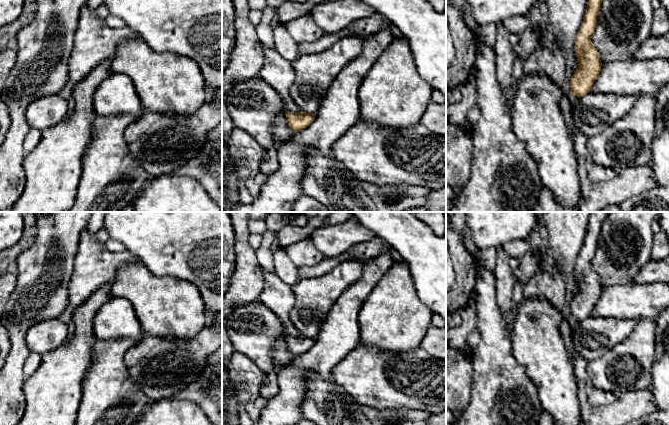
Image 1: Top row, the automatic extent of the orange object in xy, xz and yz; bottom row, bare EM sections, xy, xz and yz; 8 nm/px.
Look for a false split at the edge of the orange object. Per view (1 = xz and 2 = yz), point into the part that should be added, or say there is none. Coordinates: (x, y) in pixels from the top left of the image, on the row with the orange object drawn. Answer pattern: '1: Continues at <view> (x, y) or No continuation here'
1: No continuation here
2: Continues at yz (573, 99)

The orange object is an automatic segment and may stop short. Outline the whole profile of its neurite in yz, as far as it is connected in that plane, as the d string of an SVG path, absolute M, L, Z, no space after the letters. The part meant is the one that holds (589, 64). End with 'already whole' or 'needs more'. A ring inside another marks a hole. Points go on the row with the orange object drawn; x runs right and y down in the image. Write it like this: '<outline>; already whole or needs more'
M588 0L581 28L576 35L574 48L578 68L570 79L570 94L568 96L572 109L581 97L590 92L601 71L602 62L591 38L597 26L597 17L602 1Z; needs more

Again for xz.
M285 111L286 122L294 133L299 132L308 127L315 119L315 114L304 111L290 112Z; already whole

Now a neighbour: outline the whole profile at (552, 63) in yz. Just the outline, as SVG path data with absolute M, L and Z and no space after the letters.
M556 42L554 50L548 48L537 48L526 59L524 64L524 75L544 74L551 78L561 89L563 98L570 94L570 79L567 77L566 57Z

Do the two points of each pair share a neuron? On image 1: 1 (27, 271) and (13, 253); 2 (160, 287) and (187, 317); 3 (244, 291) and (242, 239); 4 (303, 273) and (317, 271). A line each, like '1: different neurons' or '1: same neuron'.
1: different neurons
2: same neuron
3: same neuron
4: same neuron

